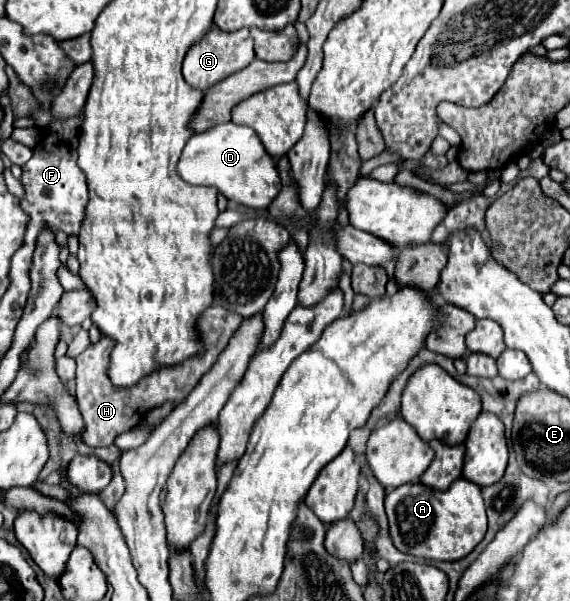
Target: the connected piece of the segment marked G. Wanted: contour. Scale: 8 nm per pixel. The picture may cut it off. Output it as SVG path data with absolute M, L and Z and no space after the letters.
M212 26L210 32L202 40L194 42L194 46L190 46L190 50L186 52L182 74L184 74L184 80L192 88L200 88L202 92L206 92L210 86L218 84L220 80L246 68L254 58L256 56L254 56L252 38L250 38L248 28L240 28L236 32L222 32L218 26Z

